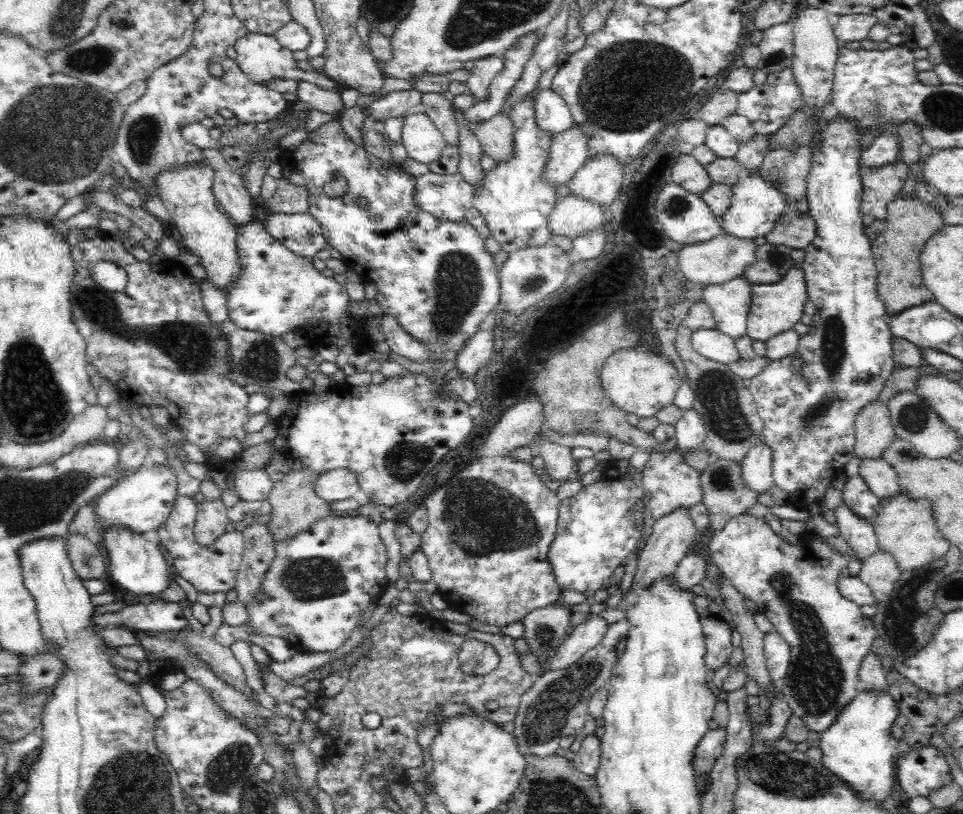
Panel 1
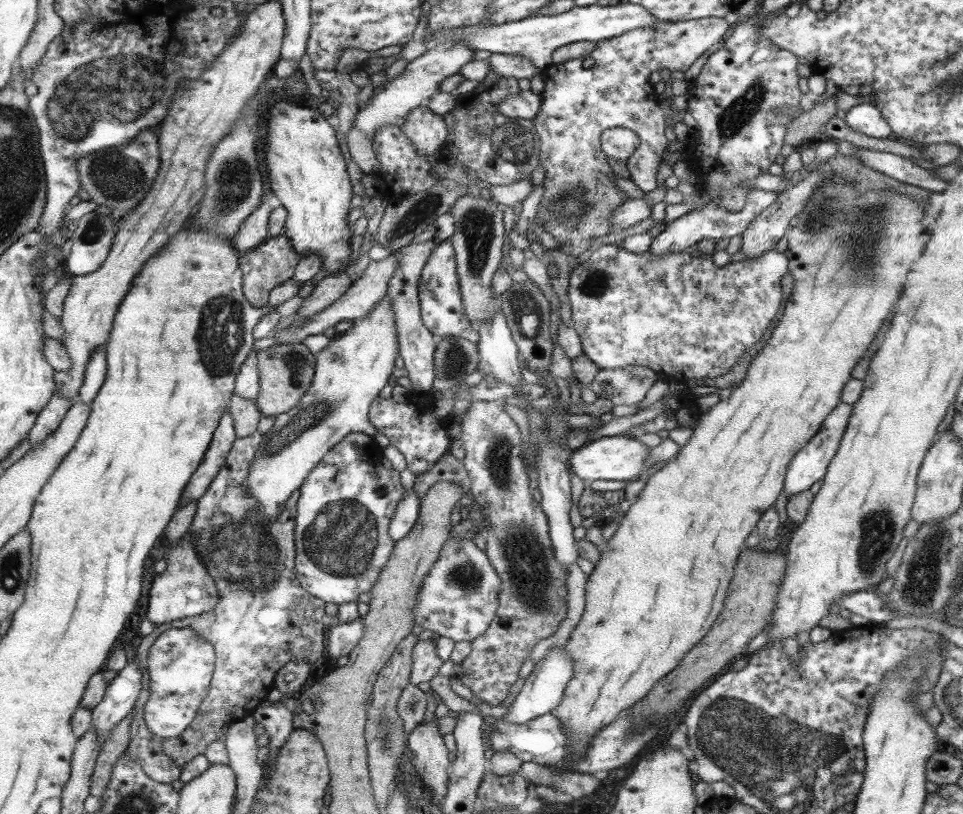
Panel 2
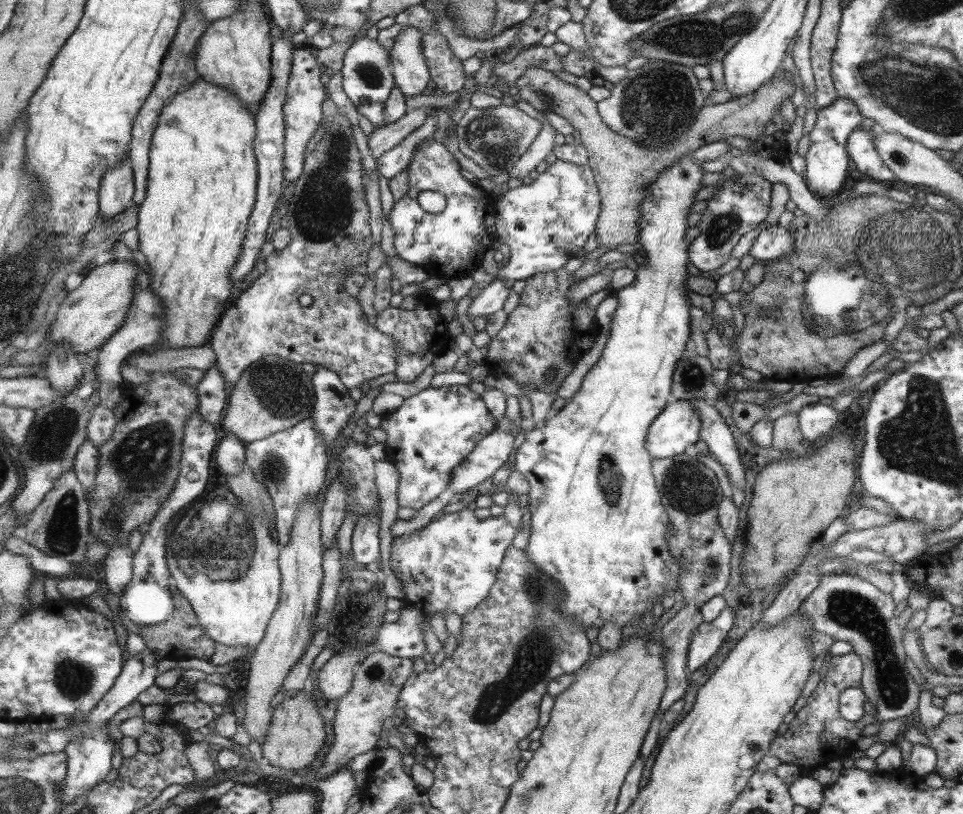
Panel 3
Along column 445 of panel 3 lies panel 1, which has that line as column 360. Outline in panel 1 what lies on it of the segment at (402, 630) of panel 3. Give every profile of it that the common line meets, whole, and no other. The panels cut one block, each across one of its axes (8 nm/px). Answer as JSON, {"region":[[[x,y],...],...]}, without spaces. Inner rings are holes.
{"region":[[[346,514],[326,516],[312,524],[308,530],[294,538],[275,544],[275,557],[262,580],[262,590],[256,602],[246,604],[250,634],[279,636],[292,645],[297,652],[334,652],[344,646],[351,632],[359,623],[366,608],[378,600],[388,586],[386,577],[386,547],[380,539],[378,525],[363,515]]]}

